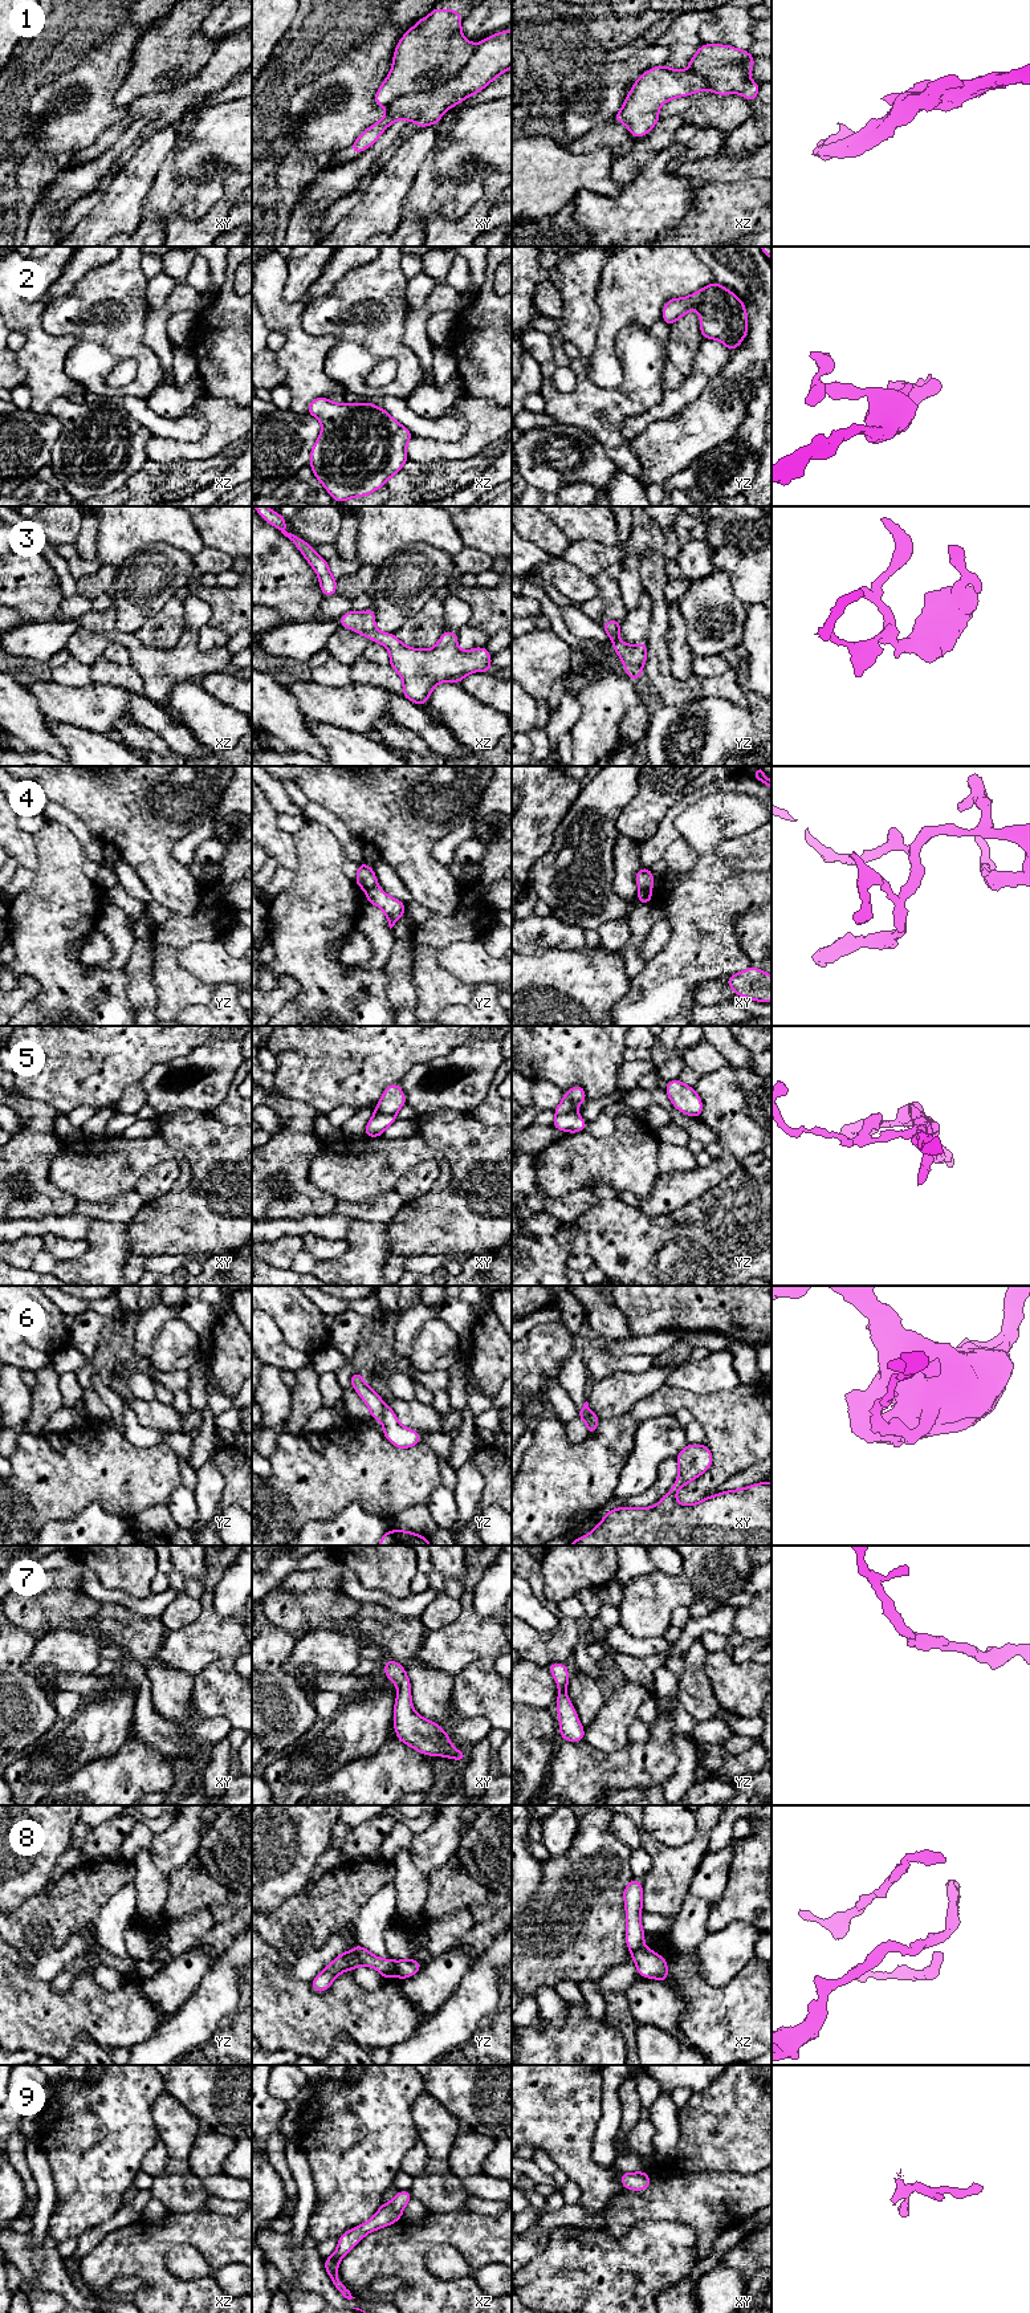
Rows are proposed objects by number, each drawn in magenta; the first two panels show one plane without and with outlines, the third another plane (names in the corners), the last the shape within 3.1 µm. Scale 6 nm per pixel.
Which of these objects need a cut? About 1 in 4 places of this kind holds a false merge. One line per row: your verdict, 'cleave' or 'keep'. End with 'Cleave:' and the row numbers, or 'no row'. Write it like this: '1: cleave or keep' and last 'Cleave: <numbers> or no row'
1: cleave
2: keep
3: keep
4: cleave
5: cleave
6: cleave
7: keep
8: cleave
9: keep
Cleave: 1, 4, 5, 6, 8

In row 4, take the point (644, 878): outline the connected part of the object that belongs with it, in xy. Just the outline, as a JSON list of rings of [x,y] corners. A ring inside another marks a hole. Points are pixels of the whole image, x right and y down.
[[[642,867],[636,872],[635,880],[636,880],[639,888],[647,889],[647,891],[654,889],[654,874],[651,870]]]

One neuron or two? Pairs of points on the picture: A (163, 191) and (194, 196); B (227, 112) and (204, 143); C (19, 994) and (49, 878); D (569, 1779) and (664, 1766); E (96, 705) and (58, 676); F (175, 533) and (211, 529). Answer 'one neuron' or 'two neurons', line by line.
A: one neuron
B: one neuron
C: two neurons
D: one neuron
E: two neurons
F: two neurons

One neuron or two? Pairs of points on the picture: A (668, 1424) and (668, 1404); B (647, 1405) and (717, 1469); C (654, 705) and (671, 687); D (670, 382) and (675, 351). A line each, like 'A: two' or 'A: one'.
A: two
B: one
C: two
D: two

